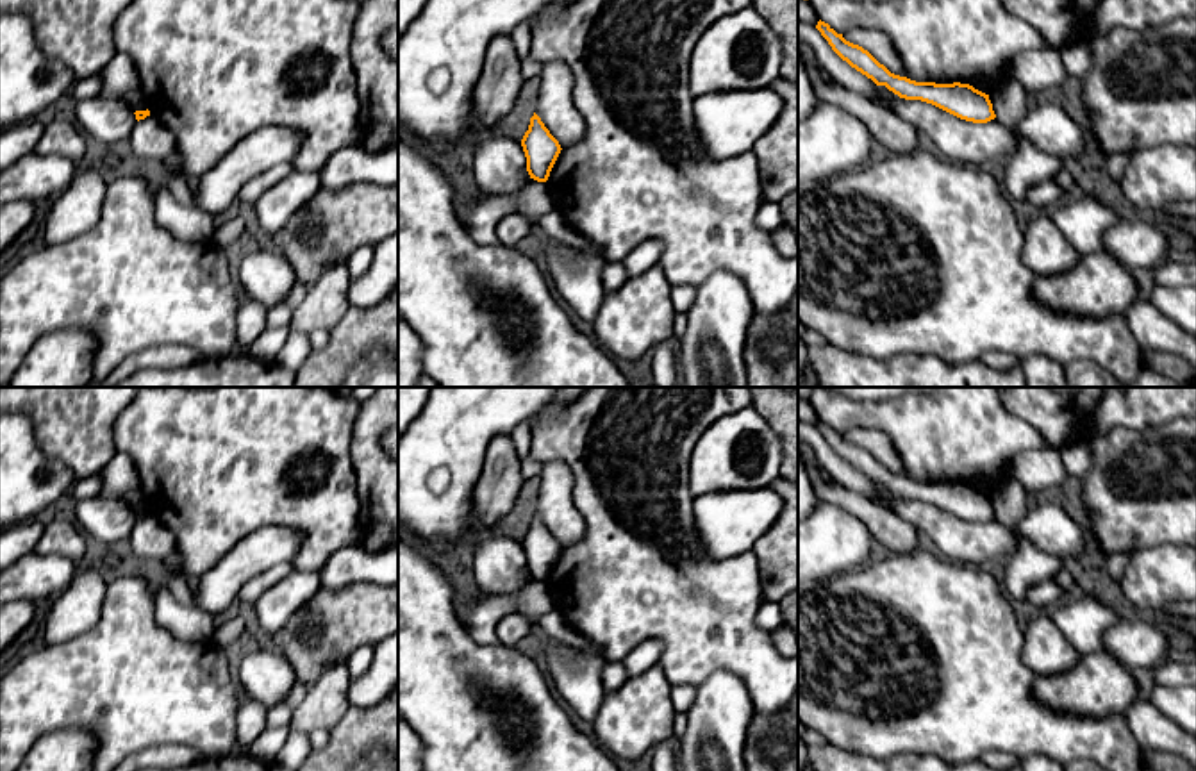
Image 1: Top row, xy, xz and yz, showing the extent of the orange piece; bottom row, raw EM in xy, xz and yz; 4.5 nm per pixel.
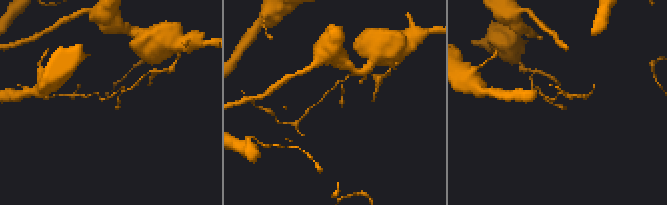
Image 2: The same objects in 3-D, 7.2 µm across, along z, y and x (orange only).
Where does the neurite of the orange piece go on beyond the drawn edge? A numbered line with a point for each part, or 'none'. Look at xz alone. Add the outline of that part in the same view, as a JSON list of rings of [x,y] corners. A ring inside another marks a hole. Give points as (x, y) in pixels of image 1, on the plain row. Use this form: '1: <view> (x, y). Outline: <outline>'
none

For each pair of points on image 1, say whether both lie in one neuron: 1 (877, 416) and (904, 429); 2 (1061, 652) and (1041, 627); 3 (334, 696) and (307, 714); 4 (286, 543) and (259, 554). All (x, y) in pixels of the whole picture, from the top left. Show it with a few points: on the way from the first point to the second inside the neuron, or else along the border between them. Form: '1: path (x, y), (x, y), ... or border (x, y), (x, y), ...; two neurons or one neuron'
1: path (884, 416), (891, 416), (896, 422); one neuron
2: path (1055, 646), (1041, 632); one neuron
3: path (327, 700), (315, 711); one neuron
4: path (279, 545), (266, 547); one neuron

